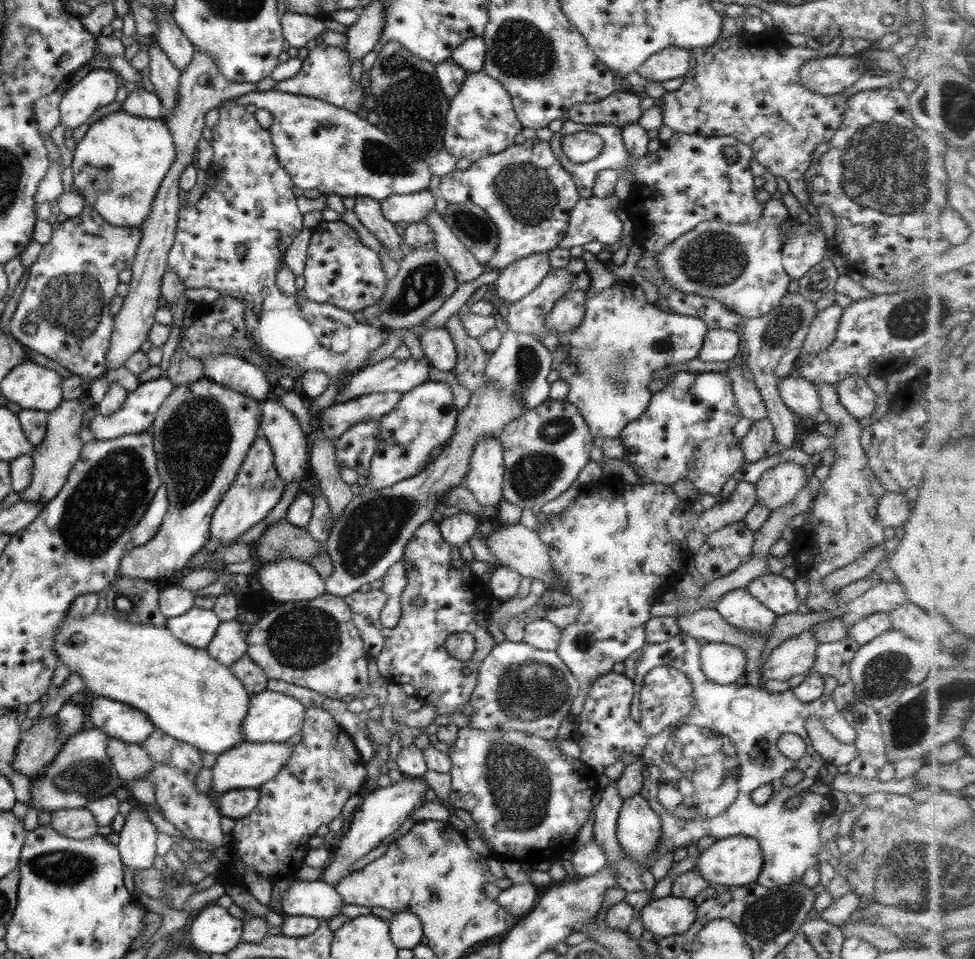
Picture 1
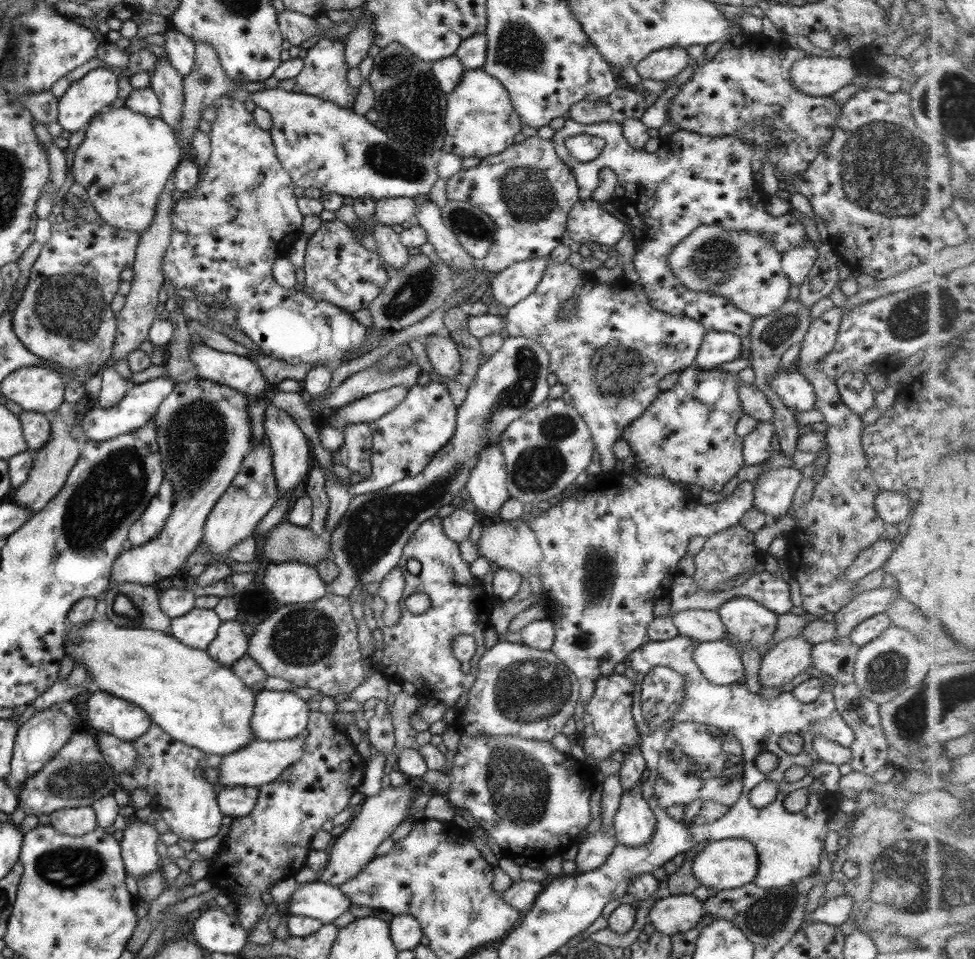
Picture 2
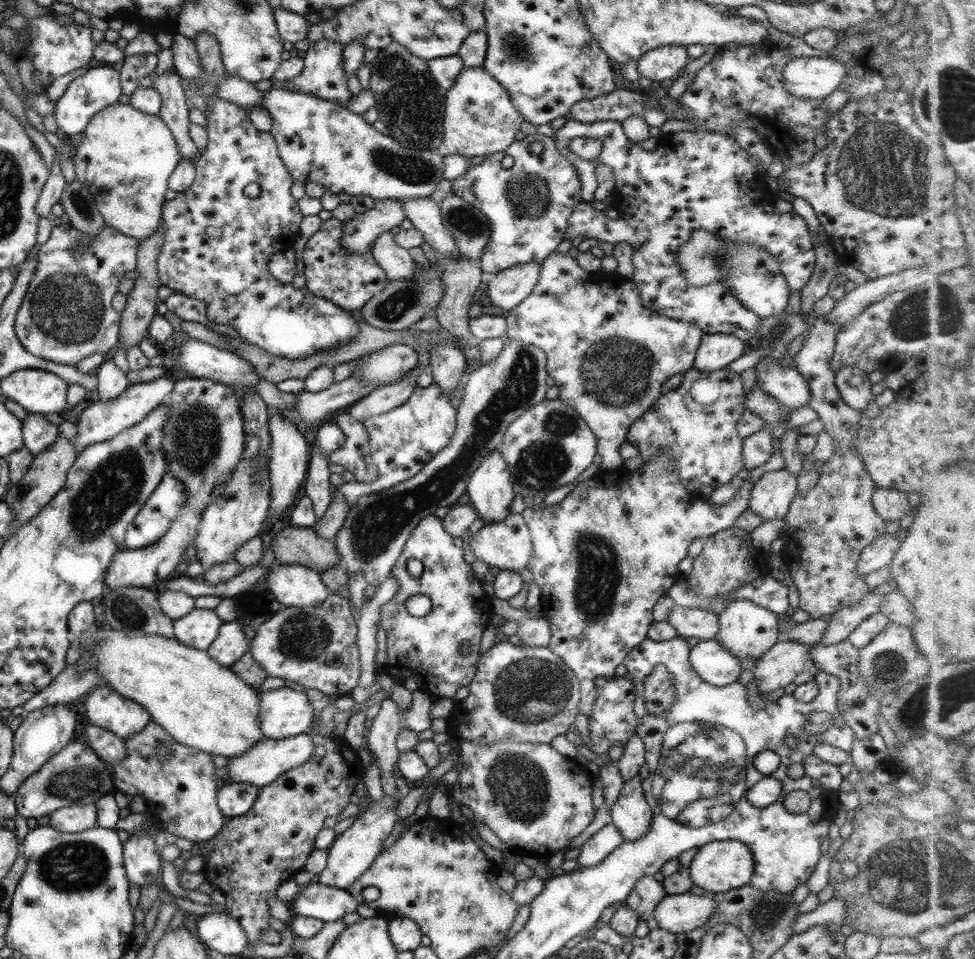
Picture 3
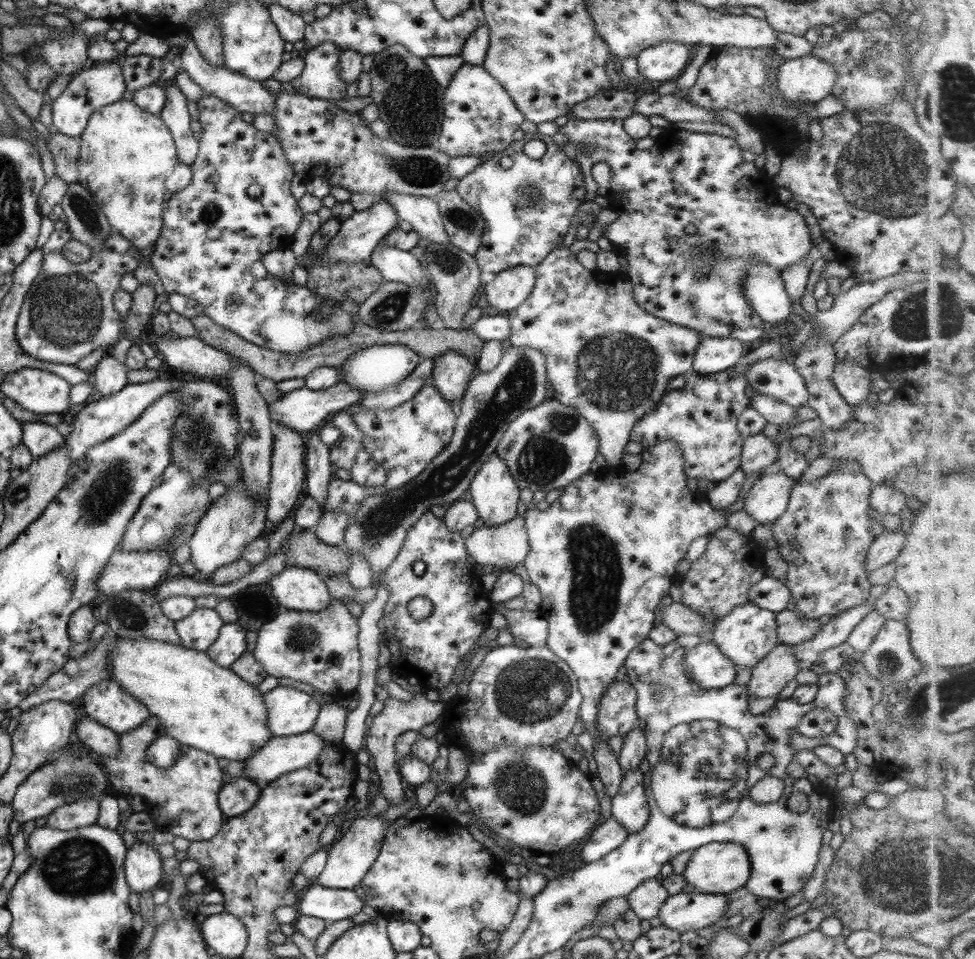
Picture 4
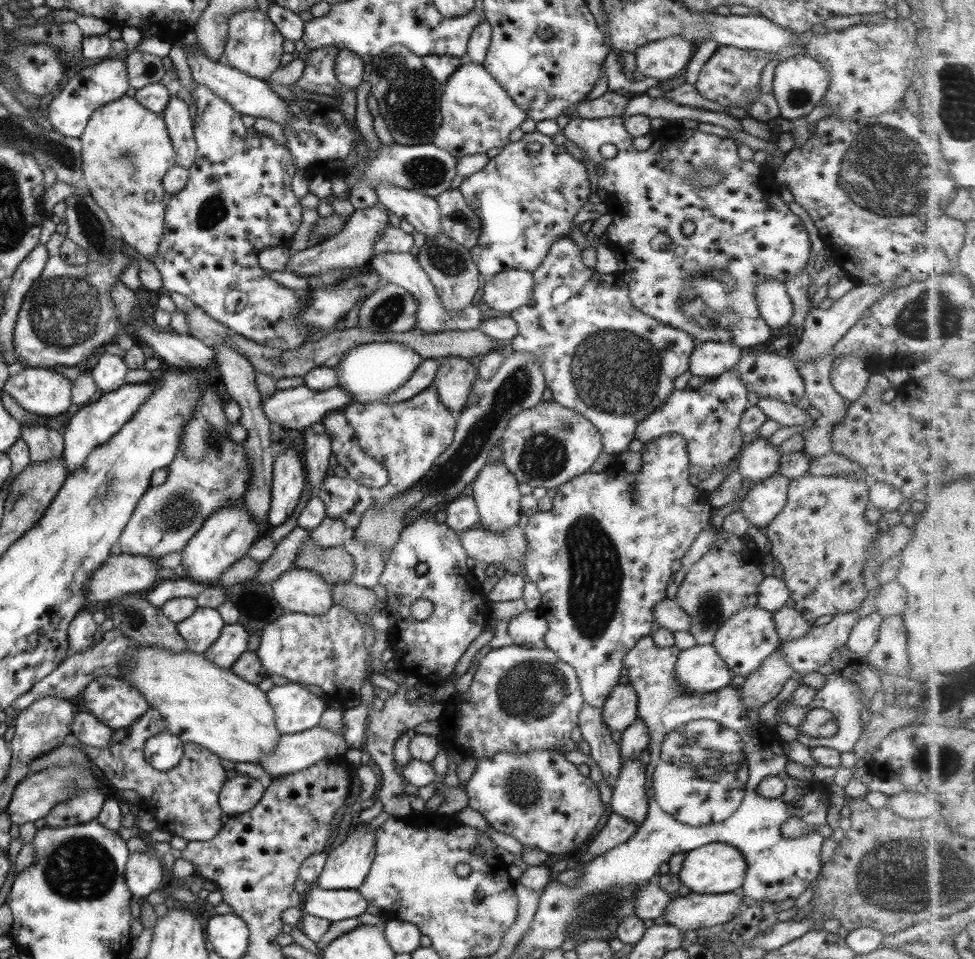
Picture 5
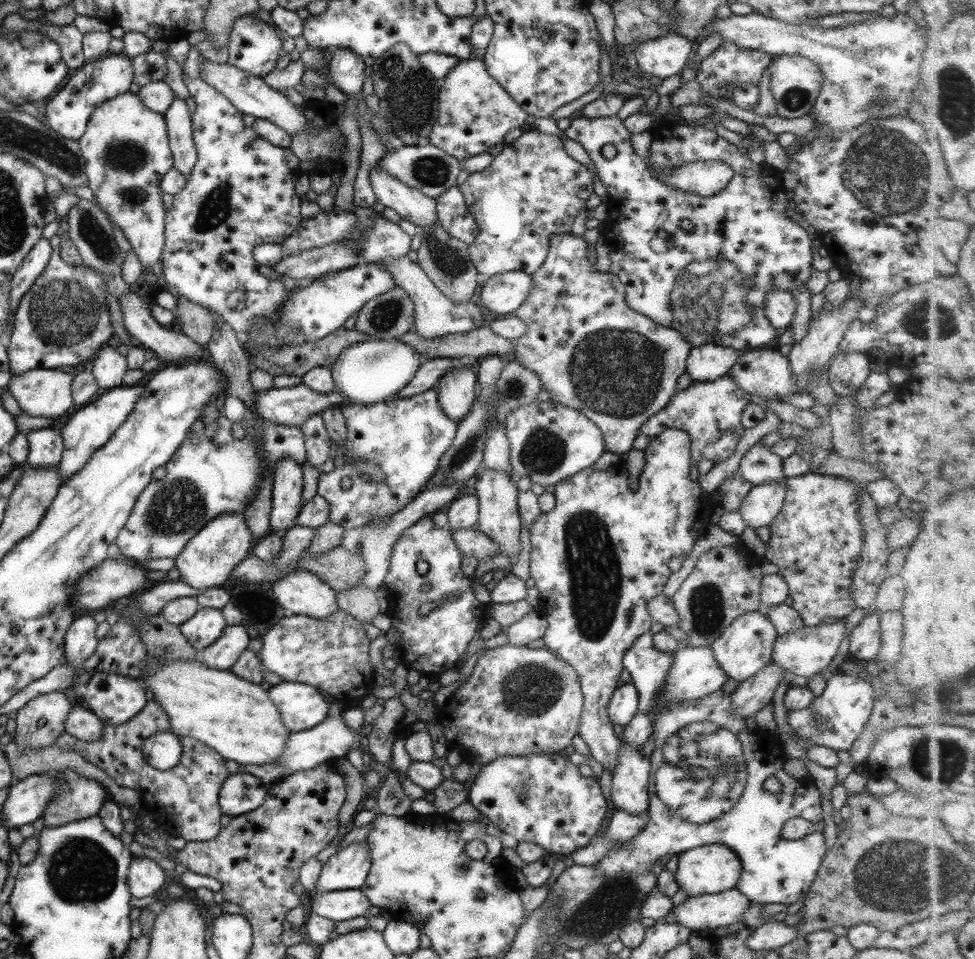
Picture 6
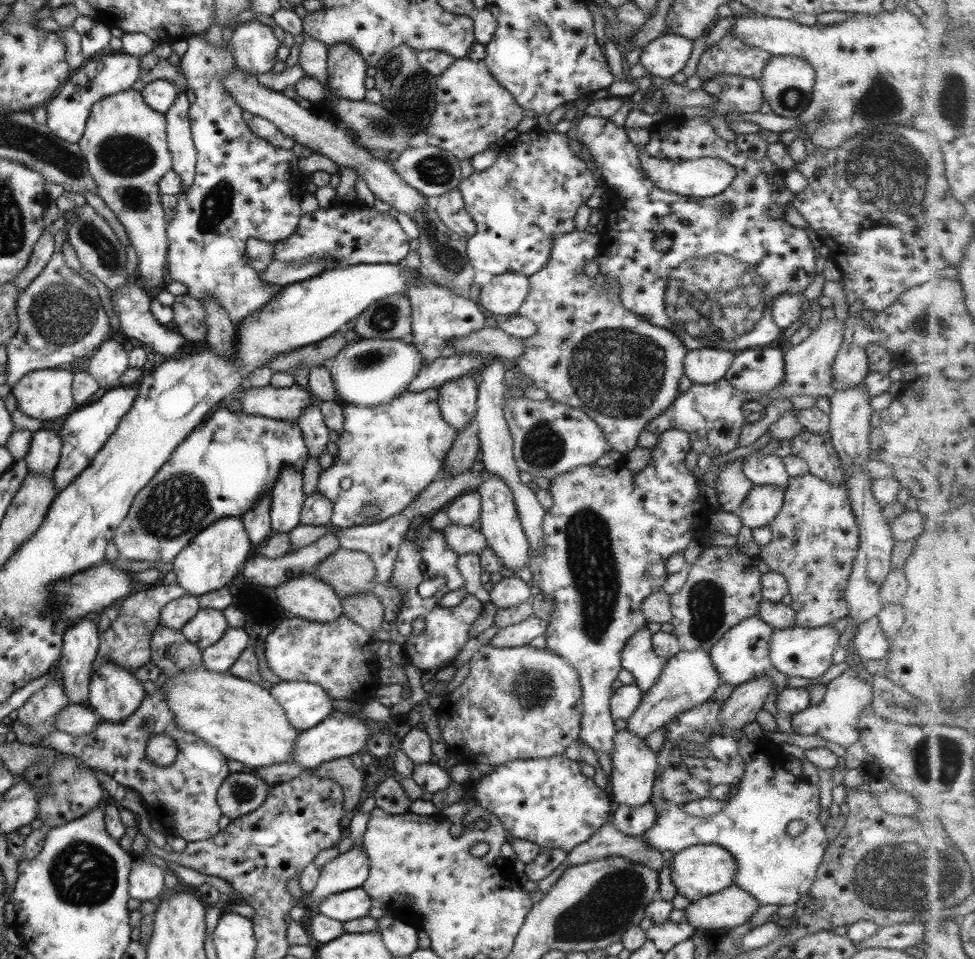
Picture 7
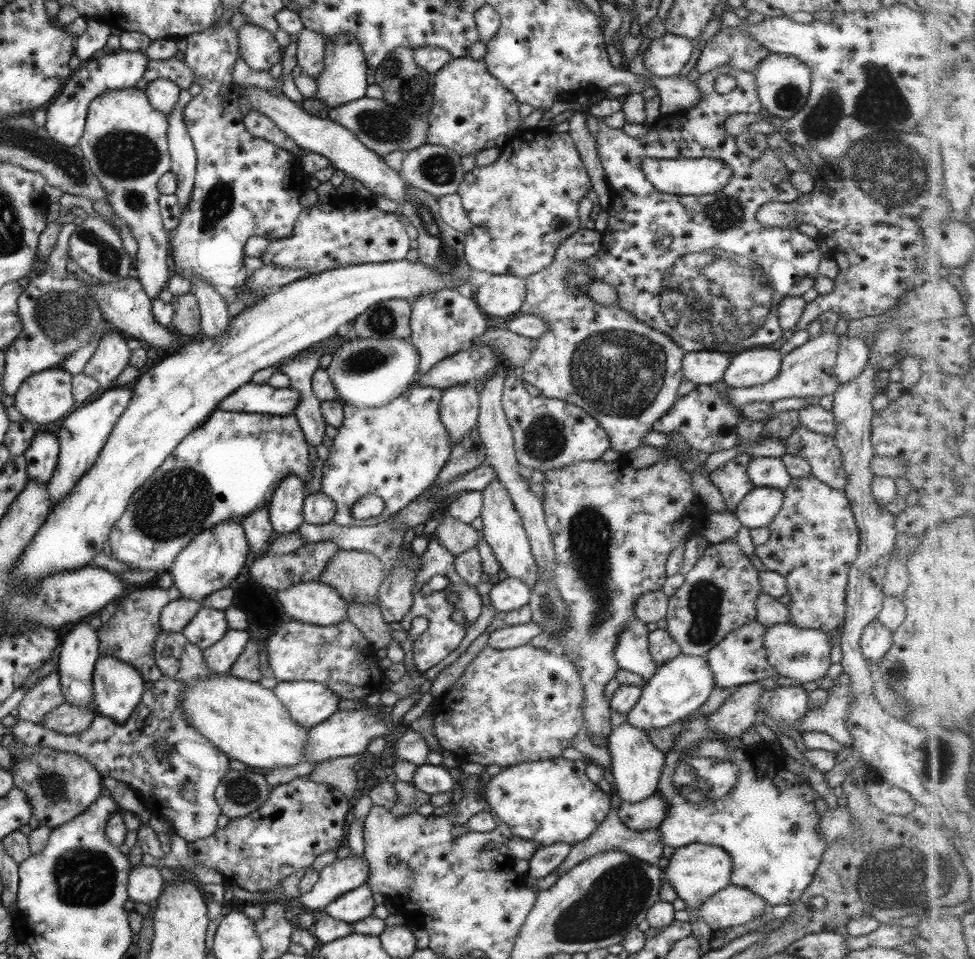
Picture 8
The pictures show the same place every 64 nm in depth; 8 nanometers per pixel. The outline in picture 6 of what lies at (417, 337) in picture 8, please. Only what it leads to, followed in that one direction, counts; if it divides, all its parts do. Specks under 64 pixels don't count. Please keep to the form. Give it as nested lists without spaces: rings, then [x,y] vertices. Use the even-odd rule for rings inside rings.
[[[407,256],[397,259],[385,259],[379,262],[383,269],[387,269],[393,277],[395,286],[402,288],[413,303],[413,324],[410,331],[419,334],[421,338],[433,340],[437,336],[459,334],[485,326],[485,321],[476,304],[469,301],[453,303],[429,280],[429,277],[419,268],[417,263],[408,260]]]

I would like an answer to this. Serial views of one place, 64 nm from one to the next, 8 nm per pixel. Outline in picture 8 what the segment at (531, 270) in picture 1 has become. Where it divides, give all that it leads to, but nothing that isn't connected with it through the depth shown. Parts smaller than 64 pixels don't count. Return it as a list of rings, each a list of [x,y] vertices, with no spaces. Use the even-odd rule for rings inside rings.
[[[497,274],[478,287],[473,299],[485,316],[512,318],[519,315],[525,295],[525,280],[511,274]]]

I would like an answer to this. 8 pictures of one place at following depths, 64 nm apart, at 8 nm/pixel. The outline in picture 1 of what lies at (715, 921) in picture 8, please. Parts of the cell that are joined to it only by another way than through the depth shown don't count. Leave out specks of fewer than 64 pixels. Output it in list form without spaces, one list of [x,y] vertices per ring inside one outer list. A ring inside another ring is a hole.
[[[666,895],[649,900],[639,908],[643,930],[649,931],[655,939],[682,934],[693,924],[696,907],[693,900]]]

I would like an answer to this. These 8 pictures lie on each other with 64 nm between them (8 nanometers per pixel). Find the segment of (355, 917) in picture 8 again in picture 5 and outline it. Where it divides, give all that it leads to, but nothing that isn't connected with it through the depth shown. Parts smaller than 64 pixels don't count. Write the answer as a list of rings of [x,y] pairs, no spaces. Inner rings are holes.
[[[313,887],[302,895],[299,906],[305,914],[334,923],[365,912],[367,901],[355,890],[323,890]]]

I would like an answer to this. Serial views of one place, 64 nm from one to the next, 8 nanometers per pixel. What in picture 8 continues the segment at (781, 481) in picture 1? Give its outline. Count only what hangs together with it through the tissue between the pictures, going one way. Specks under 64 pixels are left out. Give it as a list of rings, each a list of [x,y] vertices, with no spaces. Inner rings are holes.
[[[754,487],[733,510],[734,518],[747,529],[768,527],[782,506],[782,492]]]

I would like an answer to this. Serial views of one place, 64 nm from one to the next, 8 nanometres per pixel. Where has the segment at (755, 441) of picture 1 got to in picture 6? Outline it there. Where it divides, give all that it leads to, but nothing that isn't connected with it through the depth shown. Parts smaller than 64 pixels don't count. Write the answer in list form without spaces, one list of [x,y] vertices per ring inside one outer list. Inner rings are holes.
[[[756,442],[739,462],[738,474],[752,486],[784,481],[782,459],[770,452],[771,448]]]

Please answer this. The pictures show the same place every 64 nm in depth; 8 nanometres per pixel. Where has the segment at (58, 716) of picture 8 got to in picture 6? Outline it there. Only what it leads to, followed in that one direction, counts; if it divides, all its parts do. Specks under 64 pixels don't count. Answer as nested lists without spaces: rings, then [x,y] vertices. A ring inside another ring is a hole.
[[[73,703],[65,717],[64,733],[85,742],[95,741],[101,737],[104,725],[89,709]]]

